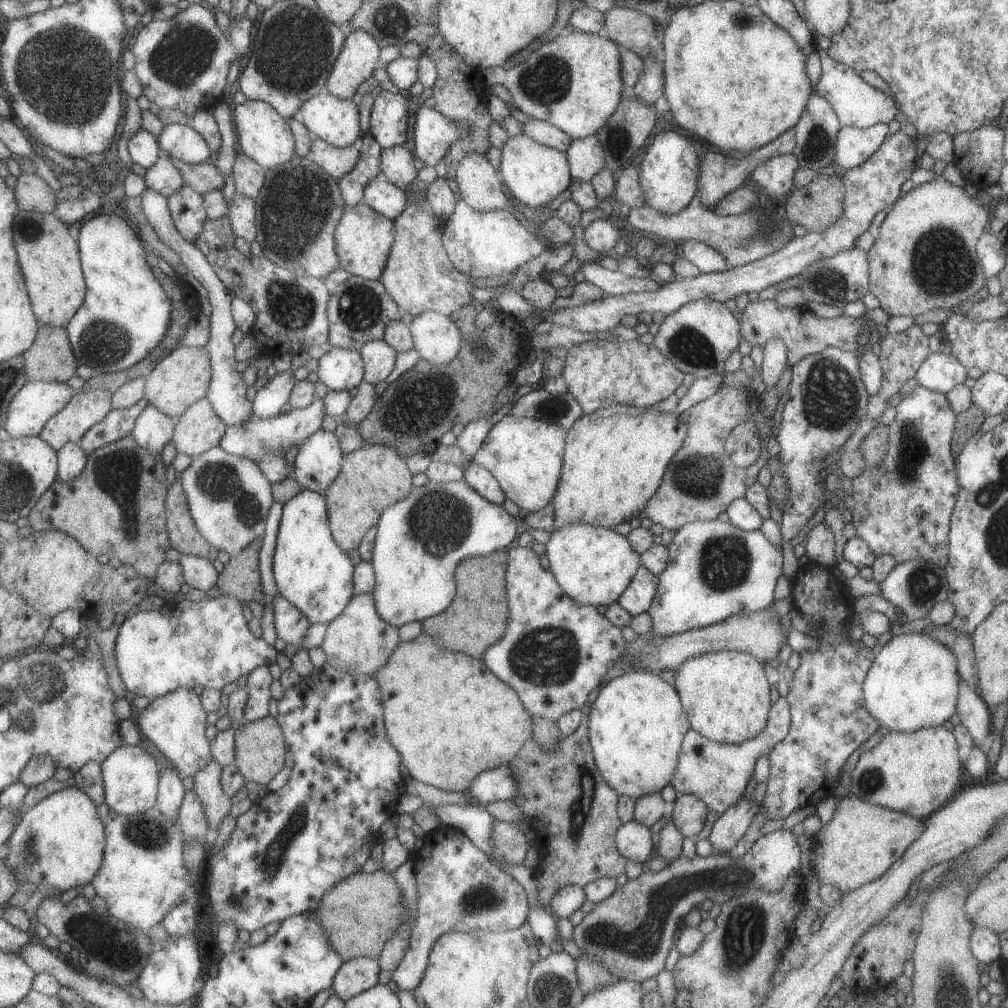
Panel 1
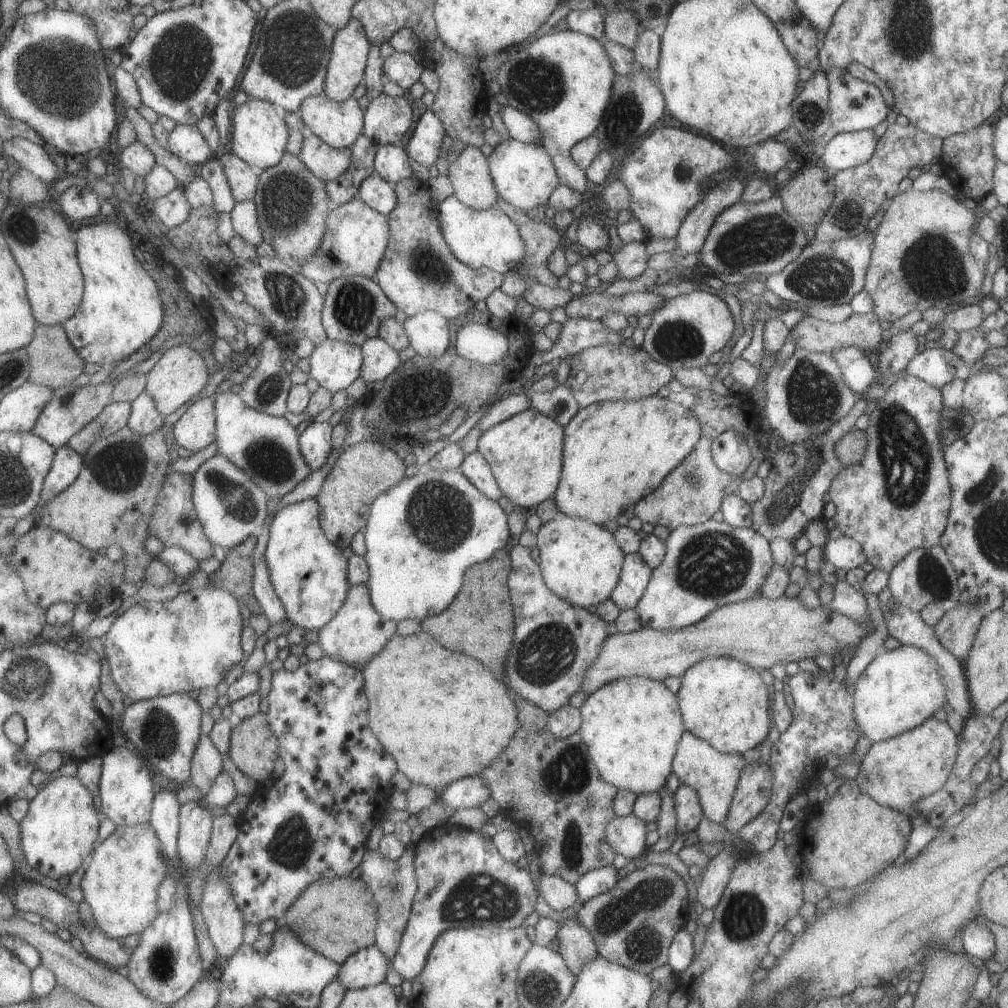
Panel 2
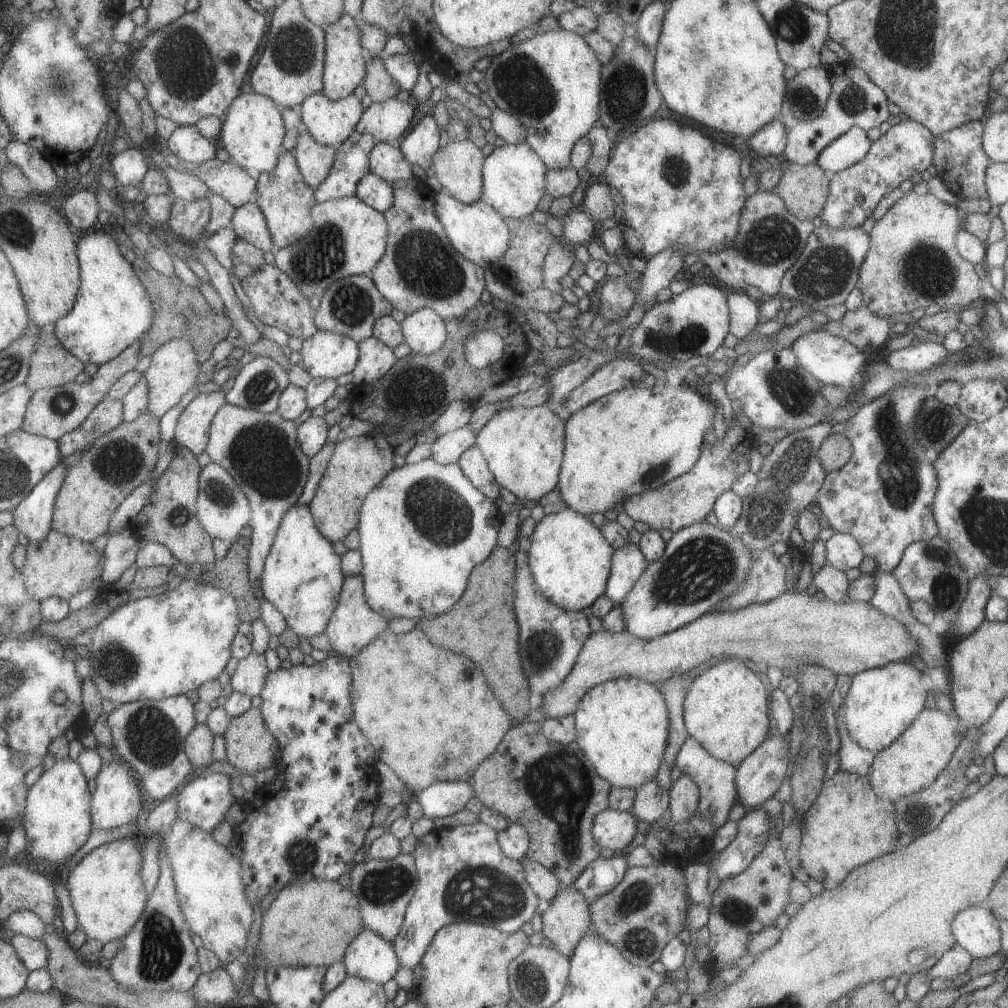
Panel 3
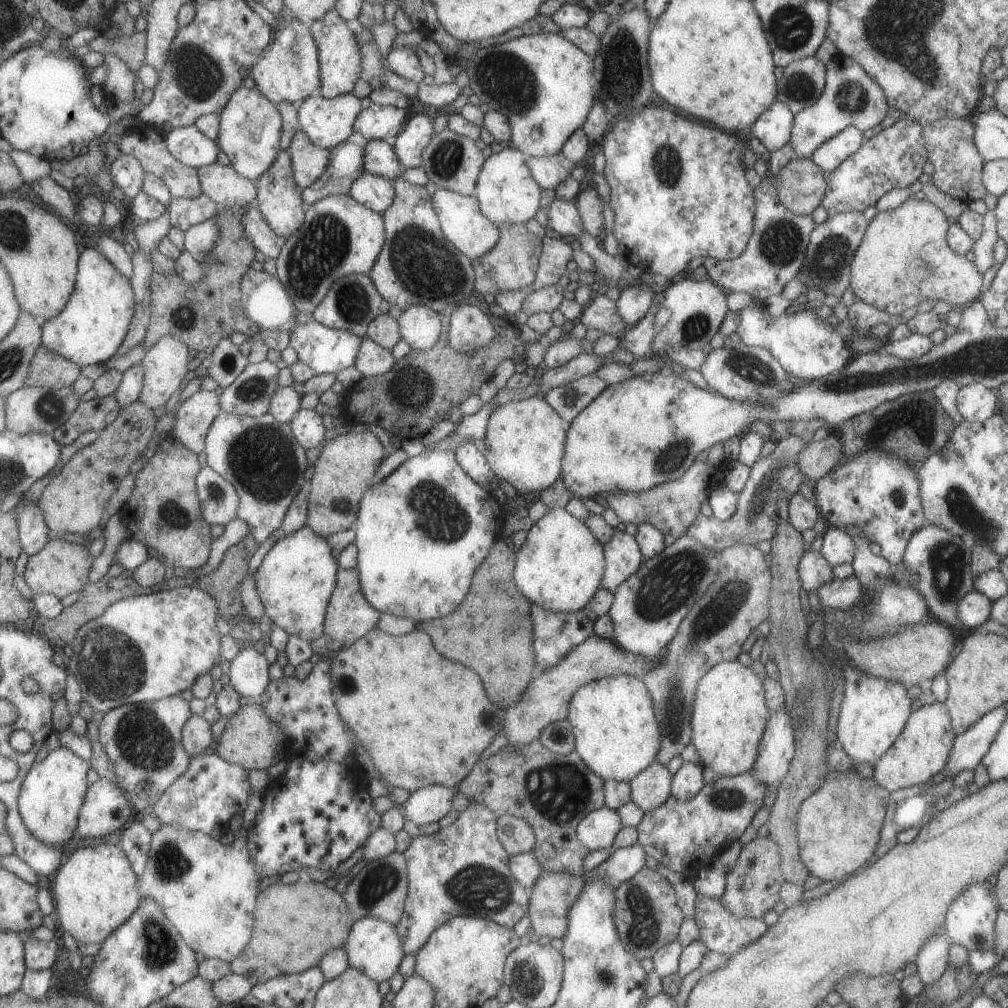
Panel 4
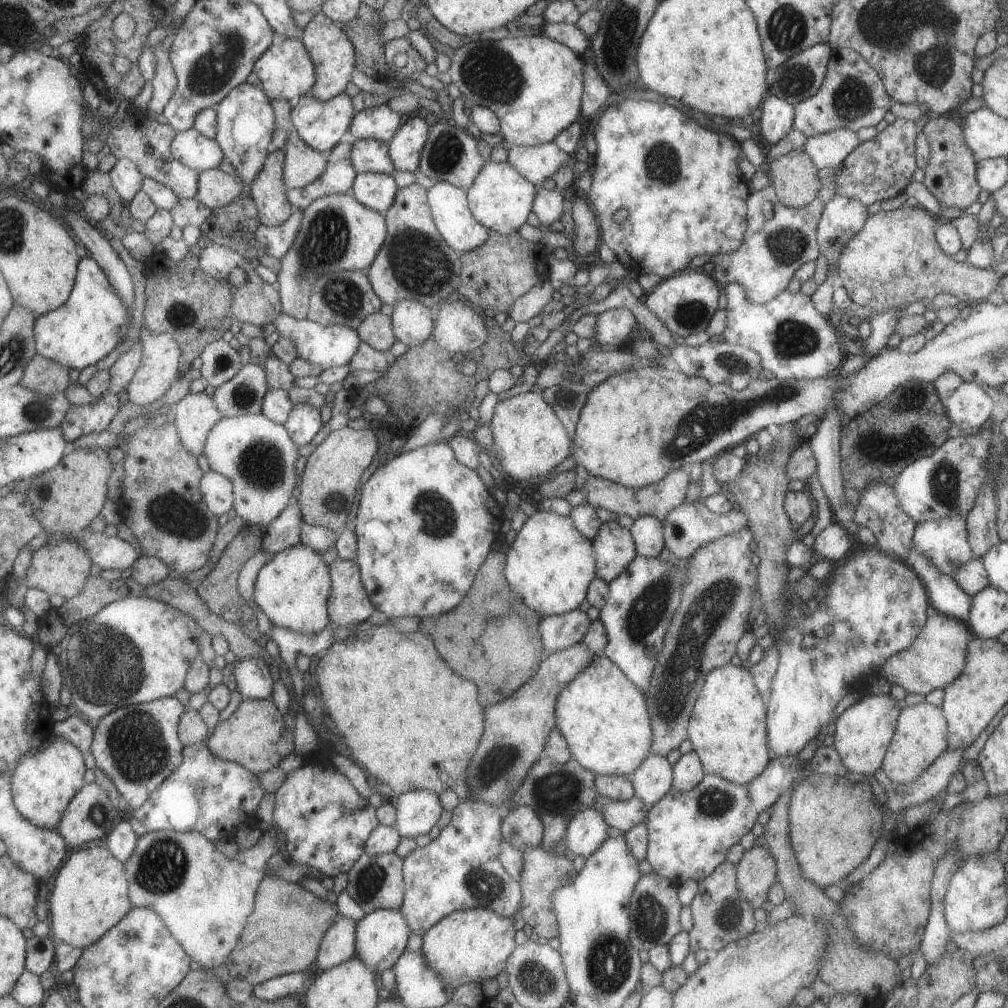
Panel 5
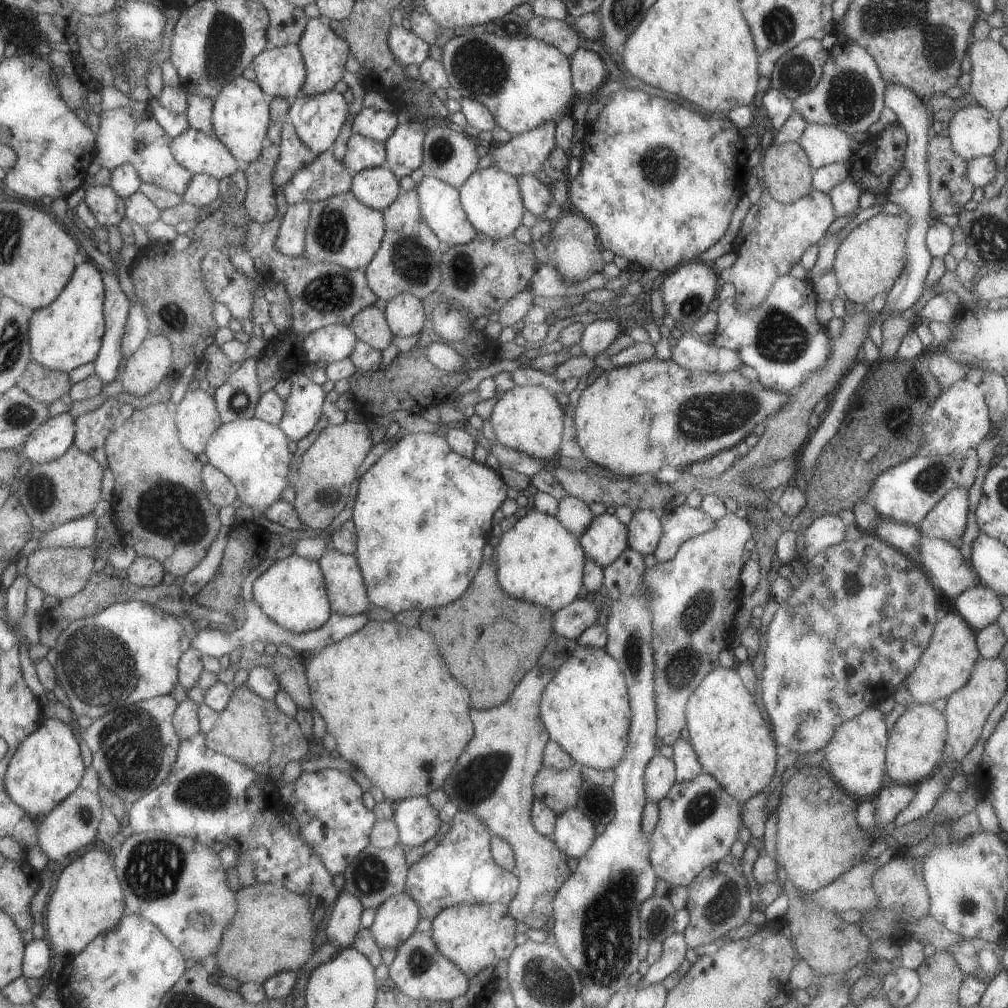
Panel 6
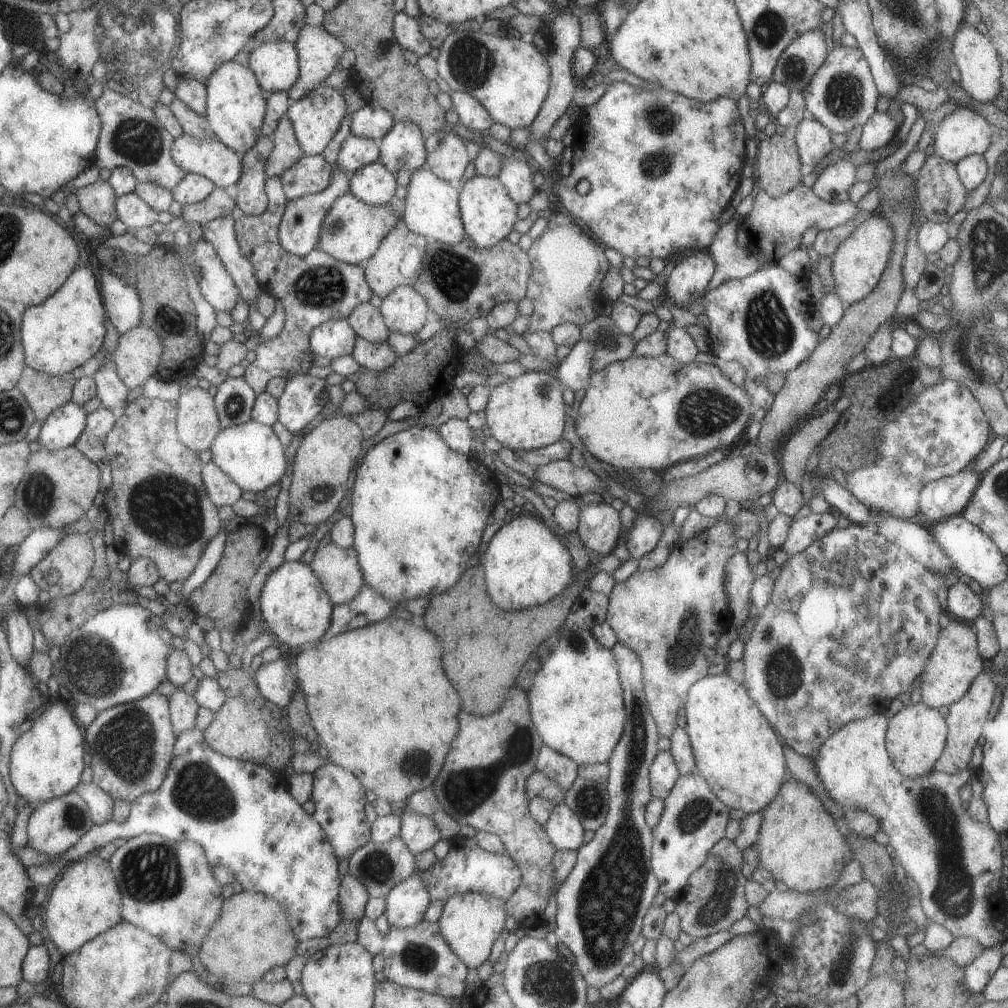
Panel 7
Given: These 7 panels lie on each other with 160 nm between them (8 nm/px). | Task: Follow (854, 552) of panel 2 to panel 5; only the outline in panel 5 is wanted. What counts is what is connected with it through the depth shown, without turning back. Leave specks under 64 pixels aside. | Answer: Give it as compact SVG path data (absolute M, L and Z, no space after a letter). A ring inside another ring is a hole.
M833 521L814 538L813 550L819 557L834 561L835 564L847 557L854 548L851 536L837 522Z

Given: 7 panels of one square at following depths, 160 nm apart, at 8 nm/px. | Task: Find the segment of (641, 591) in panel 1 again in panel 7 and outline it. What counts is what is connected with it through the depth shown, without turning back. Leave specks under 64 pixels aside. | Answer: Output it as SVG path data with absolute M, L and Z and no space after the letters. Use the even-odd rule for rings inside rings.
M604 502L580 504L576 535L588 552L607 556L618 539L619 513Z

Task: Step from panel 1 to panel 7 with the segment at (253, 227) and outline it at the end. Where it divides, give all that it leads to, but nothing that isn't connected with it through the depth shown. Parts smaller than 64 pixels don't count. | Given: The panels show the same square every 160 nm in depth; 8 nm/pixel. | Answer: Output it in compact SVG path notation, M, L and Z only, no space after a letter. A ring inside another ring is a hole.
M333 165L333 182L330 183L327 189L296 198L295 201L291 199L286 202L285 214L280 226L280 239L283 248L289 254L302 257L311 252L313 248L316 248L321 221L336 198L348 189L348 182L349 180L343 170L339 172L336 166Z

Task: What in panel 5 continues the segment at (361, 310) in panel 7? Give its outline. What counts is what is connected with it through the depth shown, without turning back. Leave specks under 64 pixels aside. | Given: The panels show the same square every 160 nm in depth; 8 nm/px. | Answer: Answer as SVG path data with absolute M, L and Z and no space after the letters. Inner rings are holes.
M379 312L365 316L356 328L359 338L371 348L387 353L396 338L392 331L390 316Z

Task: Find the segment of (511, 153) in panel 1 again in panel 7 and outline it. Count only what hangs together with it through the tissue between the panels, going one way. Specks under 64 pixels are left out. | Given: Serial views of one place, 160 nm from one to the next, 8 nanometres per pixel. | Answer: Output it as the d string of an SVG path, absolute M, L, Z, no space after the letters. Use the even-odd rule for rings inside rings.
M475 174L457 186L460 217L466 236L481 248L493 246L501 239L505 239L517 220L517 205L501 181L497 177Z

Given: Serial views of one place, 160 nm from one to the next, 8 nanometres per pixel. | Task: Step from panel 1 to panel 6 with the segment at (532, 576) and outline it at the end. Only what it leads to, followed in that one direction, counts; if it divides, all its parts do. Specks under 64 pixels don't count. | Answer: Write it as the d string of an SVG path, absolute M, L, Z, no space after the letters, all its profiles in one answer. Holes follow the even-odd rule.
M592 596L583 600L575 599L552 613L552 632L567 640L576 639L583 630L595 622L600 612L605 611L604 607L597 611L592 601Z

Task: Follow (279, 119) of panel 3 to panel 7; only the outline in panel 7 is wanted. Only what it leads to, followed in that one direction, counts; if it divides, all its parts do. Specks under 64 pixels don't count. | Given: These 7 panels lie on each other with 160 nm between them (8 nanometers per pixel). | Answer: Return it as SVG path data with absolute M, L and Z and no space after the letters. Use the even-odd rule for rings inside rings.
M226 62L212 76L208 86L208 113L210 126L215 136L240 154L242 159L257 144L264 130L268 113L268 93L260 85L250 66Z

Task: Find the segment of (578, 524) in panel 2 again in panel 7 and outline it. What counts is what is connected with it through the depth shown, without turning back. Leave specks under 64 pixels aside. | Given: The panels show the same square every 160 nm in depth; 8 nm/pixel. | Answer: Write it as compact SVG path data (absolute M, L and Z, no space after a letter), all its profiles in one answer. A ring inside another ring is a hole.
M520 514L504 523L490 538L483 554L487 594L500 609L518 611L552 601L574 578L566 544L537 516Z

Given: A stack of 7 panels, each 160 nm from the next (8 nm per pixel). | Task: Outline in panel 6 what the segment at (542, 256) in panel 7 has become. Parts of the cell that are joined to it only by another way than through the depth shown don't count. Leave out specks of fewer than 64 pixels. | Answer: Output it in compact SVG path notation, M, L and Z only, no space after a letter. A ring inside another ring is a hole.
M567 212L553 223L550 244L546 247L547 263L553 265L567 282L580 281L591 273L601 272L605 264L601 259L601 246L599 245L594 226L577 212Z

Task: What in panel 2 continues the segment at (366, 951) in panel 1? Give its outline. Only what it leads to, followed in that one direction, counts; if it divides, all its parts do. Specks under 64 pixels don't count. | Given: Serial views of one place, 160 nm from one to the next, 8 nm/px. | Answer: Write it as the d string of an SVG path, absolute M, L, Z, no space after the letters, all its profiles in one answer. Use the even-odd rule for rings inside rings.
M359 878L311 882L277 923L289 926L307 948L339 966L357 950L375 944L375 904L367 884Z

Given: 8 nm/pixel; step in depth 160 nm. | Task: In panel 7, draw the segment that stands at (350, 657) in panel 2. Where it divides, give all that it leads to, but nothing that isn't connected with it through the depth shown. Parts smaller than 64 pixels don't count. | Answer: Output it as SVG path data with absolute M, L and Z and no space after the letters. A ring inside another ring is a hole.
M327 543L315 550L308 564L328 593L332 606L351 602L363 586L363 575L353 547L344 549Z

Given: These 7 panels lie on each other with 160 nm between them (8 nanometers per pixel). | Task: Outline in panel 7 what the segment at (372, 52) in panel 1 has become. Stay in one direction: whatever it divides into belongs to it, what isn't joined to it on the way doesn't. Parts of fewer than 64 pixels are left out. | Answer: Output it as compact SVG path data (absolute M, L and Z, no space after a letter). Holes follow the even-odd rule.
M305 25L294 42L299 58L300 76L286 93L299 100L319 86L337 66L343 44L321 26Z

